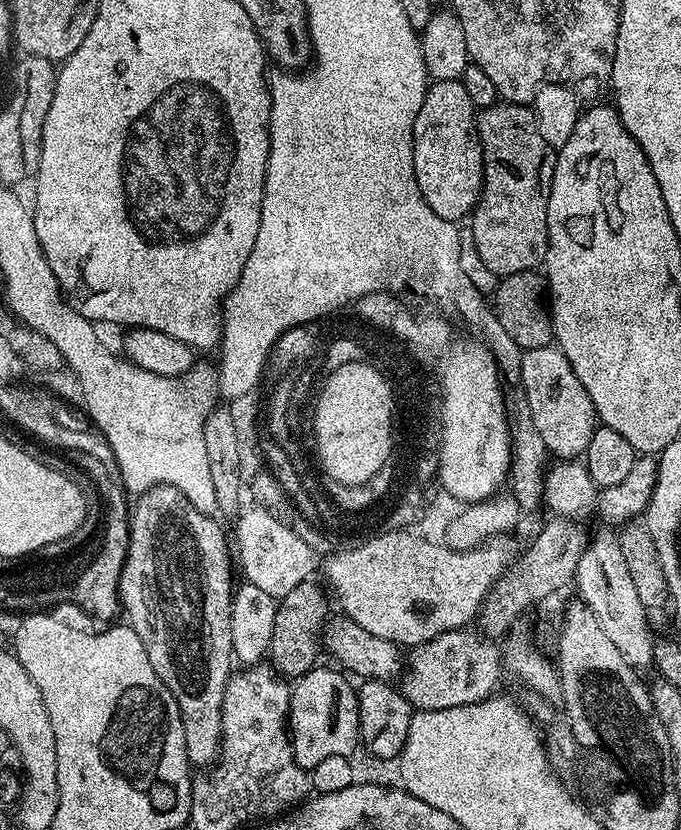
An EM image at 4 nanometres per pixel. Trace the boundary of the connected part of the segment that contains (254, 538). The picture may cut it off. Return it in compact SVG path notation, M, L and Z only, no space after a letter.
M250 501L248 508L242 506L237 509L236 515L236 540L234 536L234 546L236 546L236 556L238 564L242 566L245 574L245 581L252 584L270 594L271 597L279 600L294 590L298 586L298 582L309 579L314 573L315 568L317 571L318 562L316 566L316 554L313 548L298 534L296 534L288 525L284 524L278 517L274 516L273 512L267 505L259 501Z

